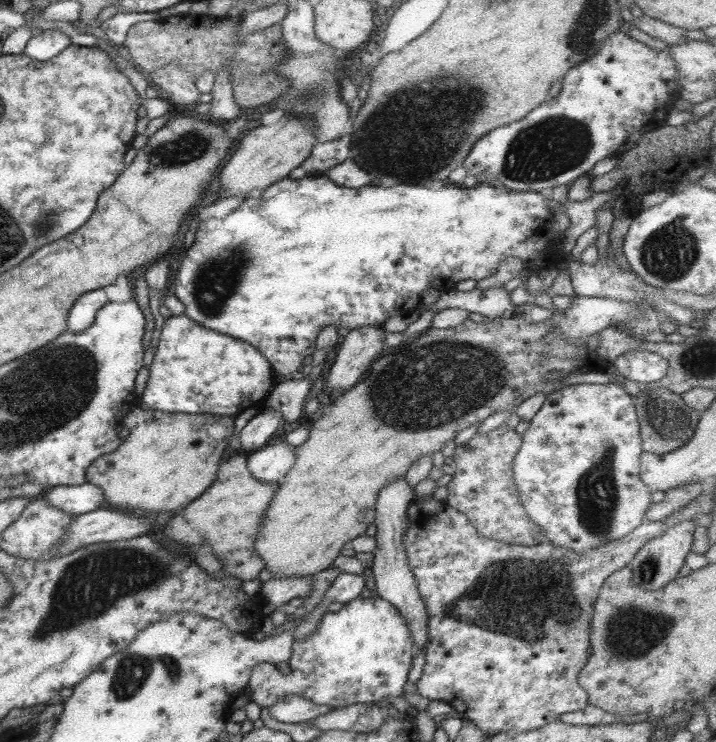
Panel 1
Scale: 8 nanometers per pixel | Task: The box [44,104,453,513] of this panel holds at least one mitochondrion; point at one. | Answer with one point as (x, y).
(217, 281)

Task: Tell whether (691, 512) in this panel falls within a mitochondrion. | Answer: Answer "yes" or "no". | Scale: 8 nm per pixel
no

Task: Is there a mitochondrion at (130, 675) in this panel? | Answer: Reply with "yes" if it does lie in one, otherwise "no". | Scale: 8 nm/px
yes

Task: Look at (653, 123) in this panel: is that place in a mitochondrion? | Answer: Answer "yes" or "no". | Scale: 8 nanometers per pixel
no

